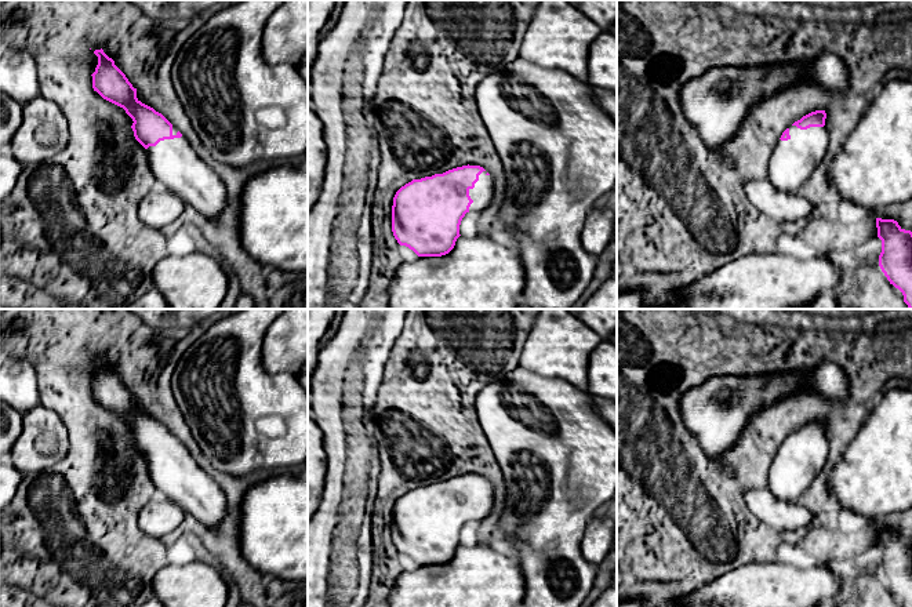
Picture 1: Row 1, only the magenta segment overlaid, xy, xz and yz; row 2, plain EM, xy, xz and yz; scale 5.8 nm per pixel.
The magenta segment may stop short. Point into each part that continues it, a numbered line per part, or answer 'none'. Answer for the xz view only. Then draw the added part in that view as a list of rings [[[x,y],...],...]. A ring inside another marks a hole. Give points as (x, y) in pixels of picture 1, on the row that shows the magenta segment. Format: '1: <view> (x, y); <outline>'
1: xz (482, 195); [[[483,171],[479,175],[479,181],[475,183],[473,189],[469,189],[469,196],[473,200],[473,203],[469,207],[469,211],[482,211],[488,207],[488,204],[493,200],[494,195],[494,181],[487,174],[487,171]]]

